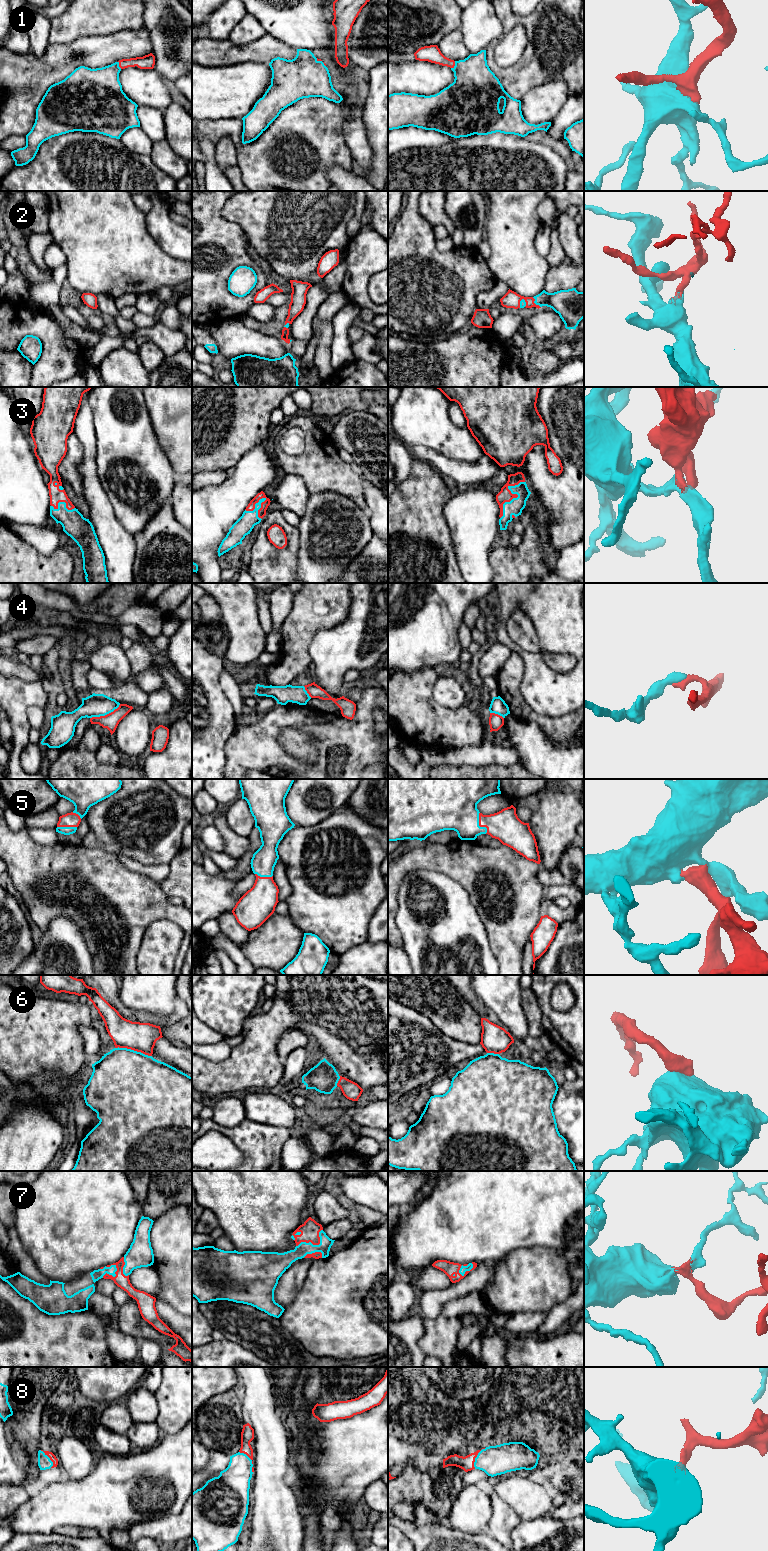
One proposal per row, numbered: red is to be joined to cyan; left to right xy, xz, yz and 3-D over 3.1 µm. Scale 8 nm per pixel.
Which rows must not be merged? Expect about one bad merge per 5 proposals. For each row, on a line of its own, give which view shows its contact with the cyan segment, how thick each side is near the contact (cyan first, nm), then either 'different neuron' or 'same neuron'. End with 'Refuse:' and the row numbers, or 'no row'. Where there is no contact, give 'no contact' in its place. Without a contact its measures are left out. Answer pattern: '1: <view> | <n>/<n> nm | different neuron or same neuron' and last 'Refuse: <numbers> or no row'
1: yz | 380/140 nm | same neuron
2: yz | 220/140 nm | same neuron
3: yz | 120/110 nm | same neuron
4: xy | 190/130 nm | different neuron
5: yz | 360/240 nm | same neuron
6: xy | 500/240 nm | same neuron
7: xy | 80/110 nm | same neuron
8: yz | 240/120 nm | same neuron
Refuse: 4

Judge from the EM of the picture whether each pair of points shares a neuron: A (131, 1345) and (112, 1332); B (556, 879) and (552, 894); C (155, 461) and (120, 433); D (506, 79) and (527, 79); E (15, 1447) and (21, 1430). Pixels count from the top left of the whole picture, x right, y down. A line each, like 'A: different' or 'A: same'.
A: same
B: different
C: same
D: same
E: different

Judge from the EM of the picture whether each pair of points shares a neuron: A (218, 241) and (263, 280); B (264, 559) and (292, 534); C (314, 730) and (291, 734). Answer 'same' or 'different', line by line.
A: same
B: same
C: different

